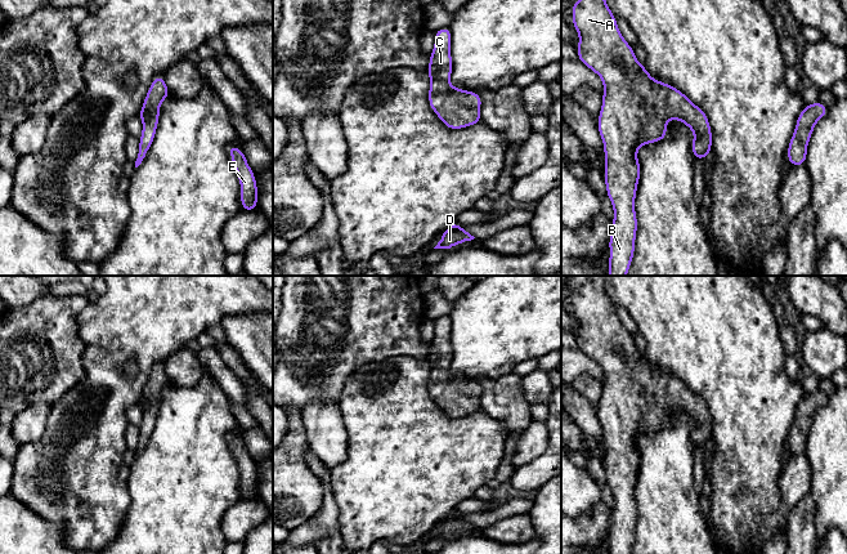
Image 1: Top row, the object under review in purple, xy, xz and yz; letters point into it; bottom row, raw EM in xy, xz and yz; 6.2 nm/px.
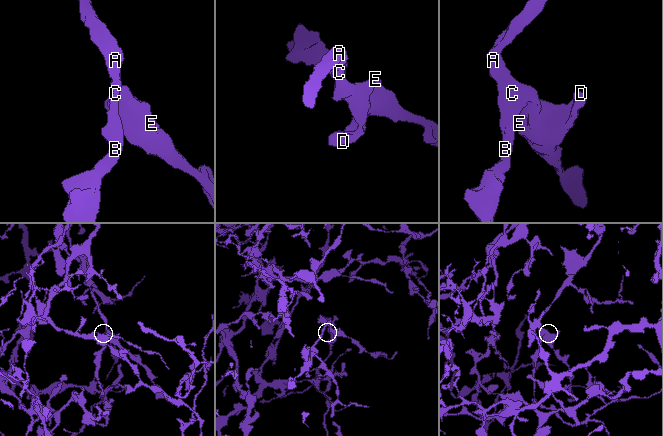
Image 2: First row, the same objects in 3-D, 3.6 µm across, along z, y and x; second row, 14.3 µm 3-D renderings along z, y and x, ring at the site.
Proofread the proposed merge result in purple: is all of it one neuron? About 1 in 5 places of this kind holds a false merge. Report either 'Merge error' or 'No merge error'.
No merge error

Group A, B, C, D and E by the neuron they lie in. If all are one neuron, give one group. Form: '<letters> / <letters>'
A B C D E

